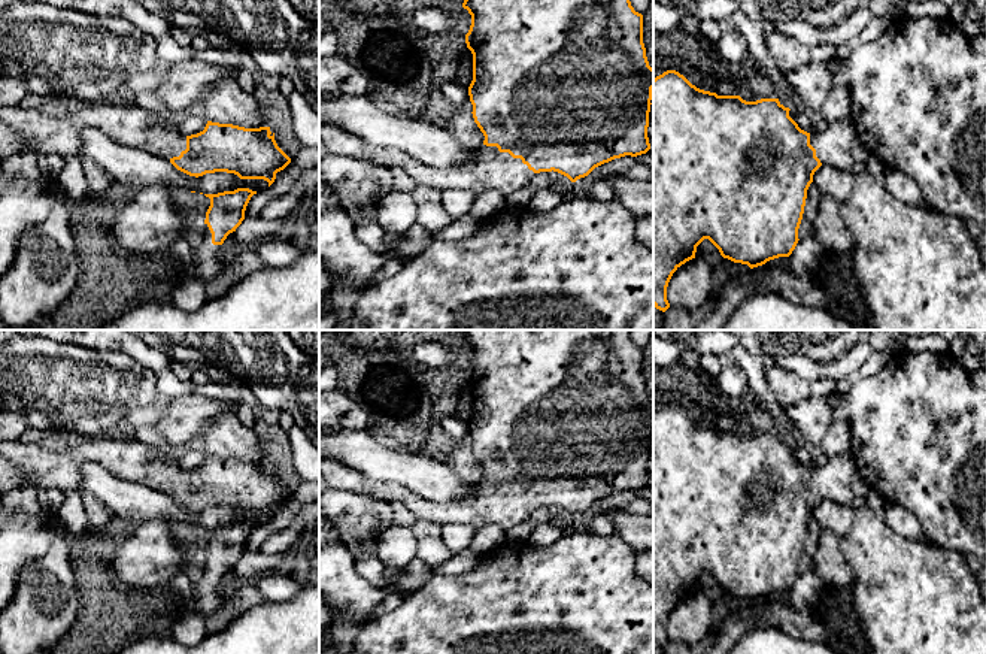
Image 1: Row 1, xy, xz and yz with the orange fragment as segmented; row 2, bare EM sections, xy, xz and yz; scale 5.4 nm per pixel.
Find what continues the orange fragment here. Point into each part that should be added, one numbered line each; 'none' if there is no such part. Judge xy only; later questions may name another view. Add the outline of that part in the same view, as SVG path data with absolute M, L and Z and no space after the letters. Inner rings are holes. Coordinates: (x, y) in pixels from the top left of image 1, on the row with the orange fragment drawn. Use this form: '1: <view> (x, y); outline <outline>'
1: xy (126, 123); outline M88 103L85 108L63 116L55 116L43 108L3 106L0 108L0 121L12 131L28 139L28 148L19 155L58 154L61 157L75 155L81 151L81 133L87 128L98 128L115 142L143 149L155 157L170 160L179 157L186 149L186 136L176 127L160 122L152 113L134 103Z
2: xy (208, 254); outline M204 224L204 246L197 249L198 258L203 261L200 269L194 270L194 276L203 282L213 279L224 267L222 261L218 257L218 251L222 245L212 243L212 233Z

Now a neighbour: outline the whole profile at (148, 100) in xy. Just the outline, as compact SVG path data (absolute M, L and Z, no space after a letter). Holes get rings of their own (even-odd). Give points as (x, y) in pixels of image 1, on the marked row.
M143 91L134 94L133 103L146 112L152 113L160 122L175 127L182 116L180 113L169 109L155 94L155 91Z

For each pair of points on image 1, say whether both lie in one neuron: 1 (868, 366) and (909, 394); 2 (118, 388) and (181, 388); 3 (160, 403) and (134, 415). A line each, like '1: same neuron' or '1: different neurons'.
1: different neurons
2: different neurons
3: same neuron

